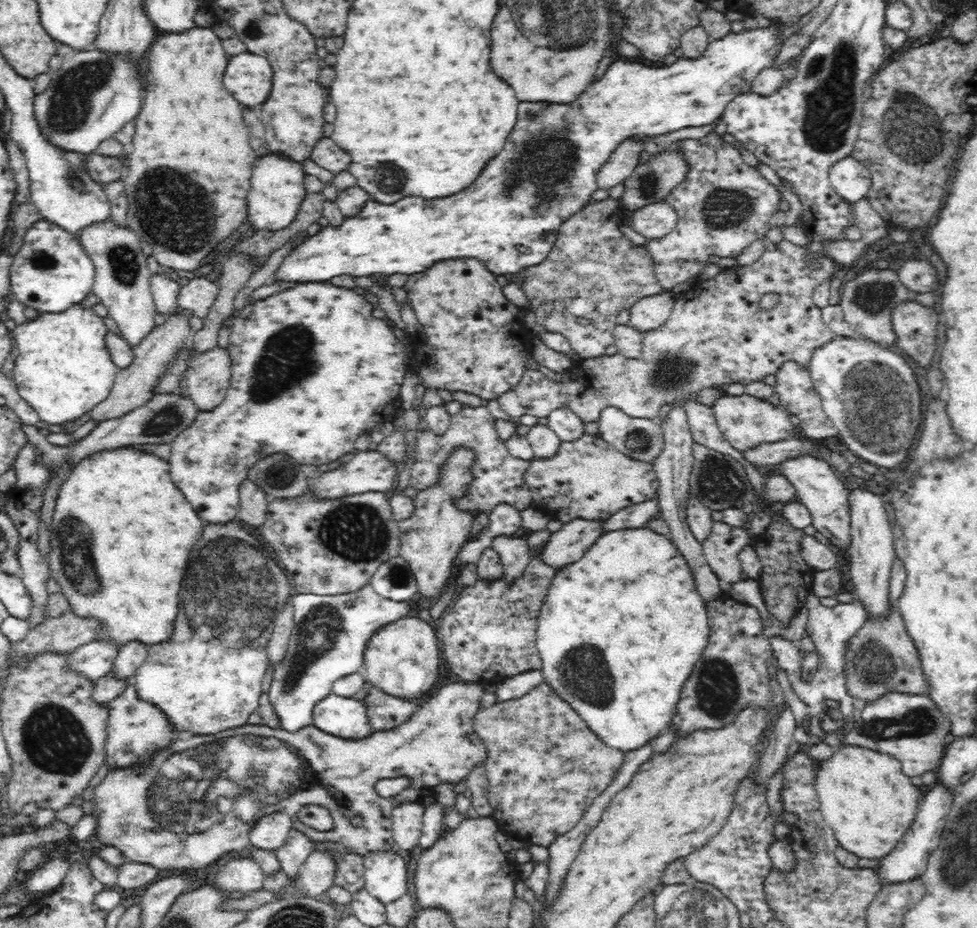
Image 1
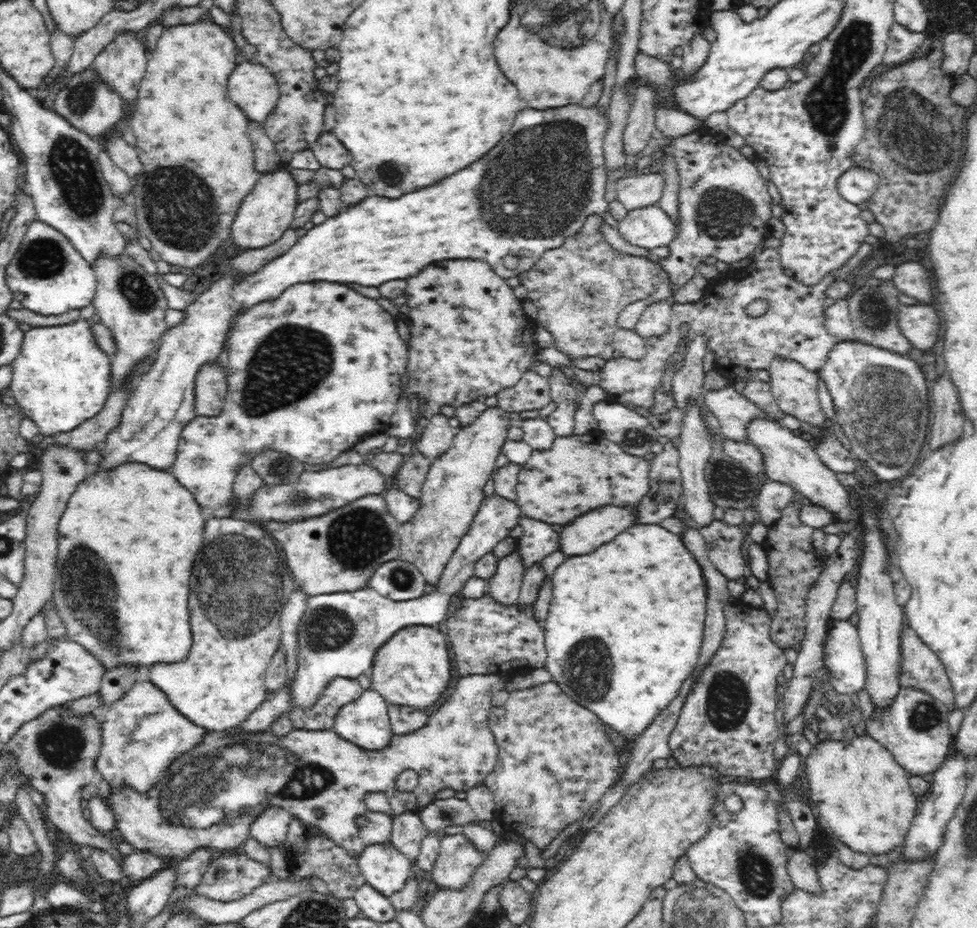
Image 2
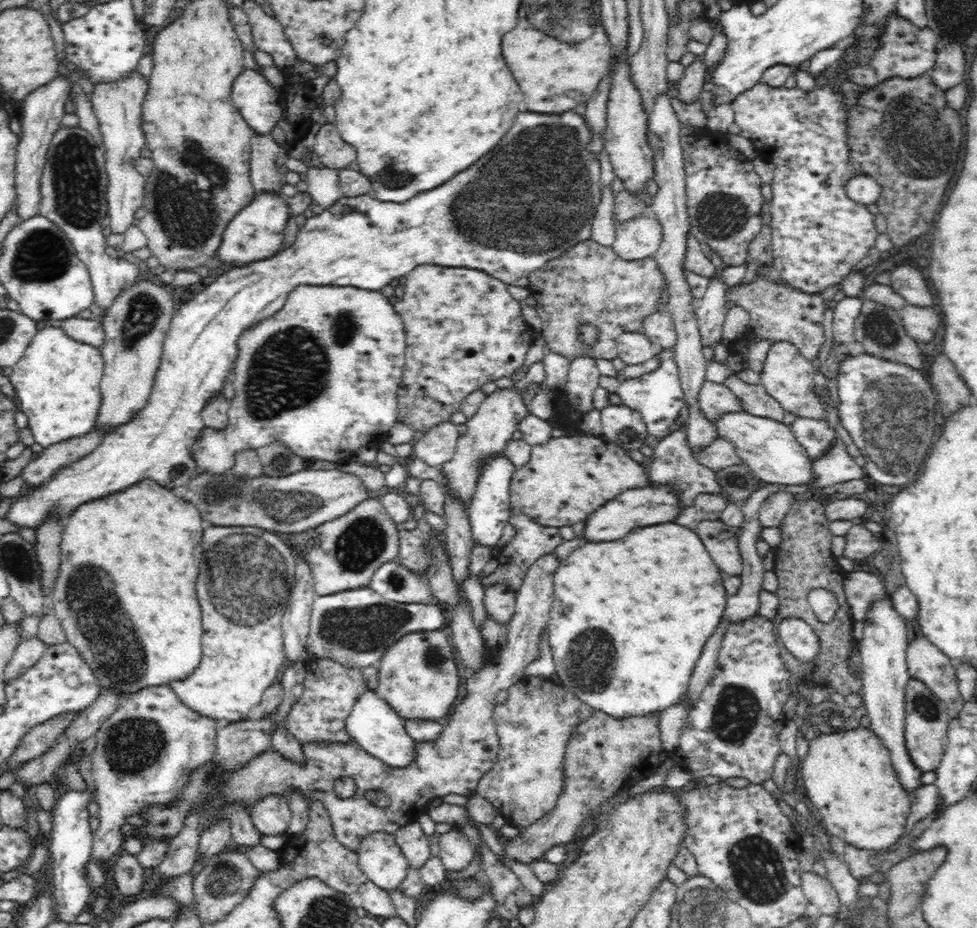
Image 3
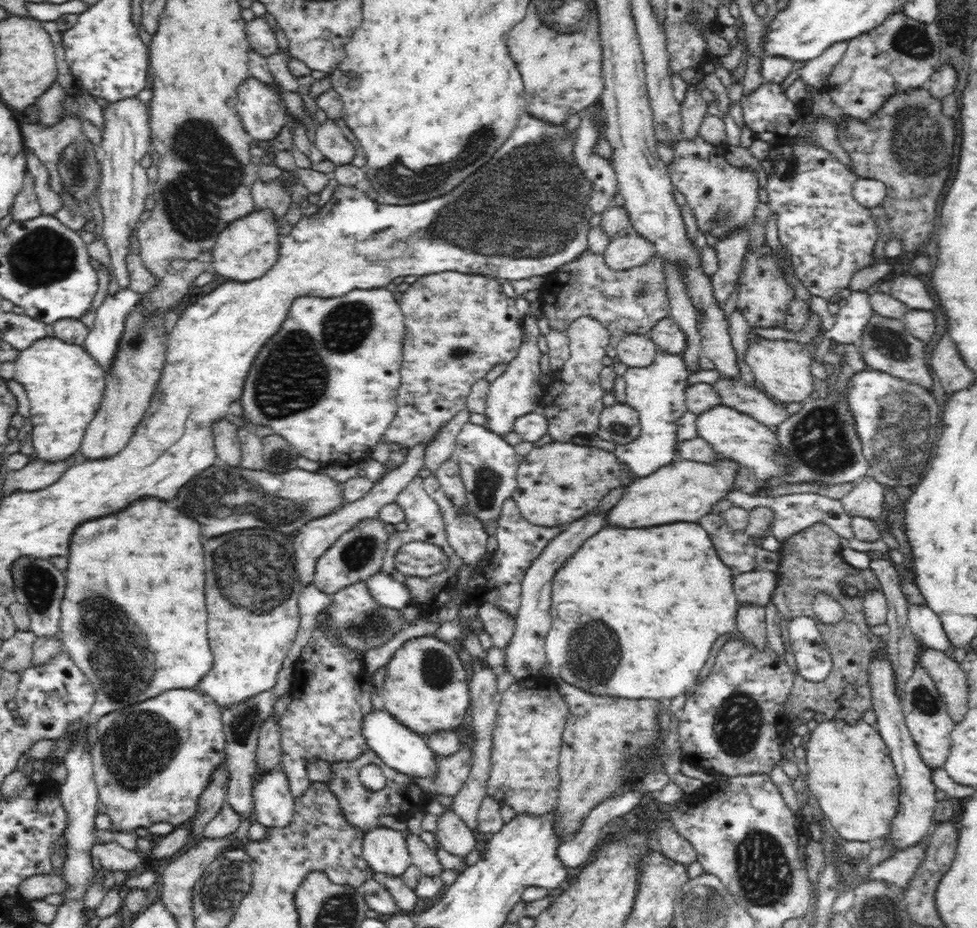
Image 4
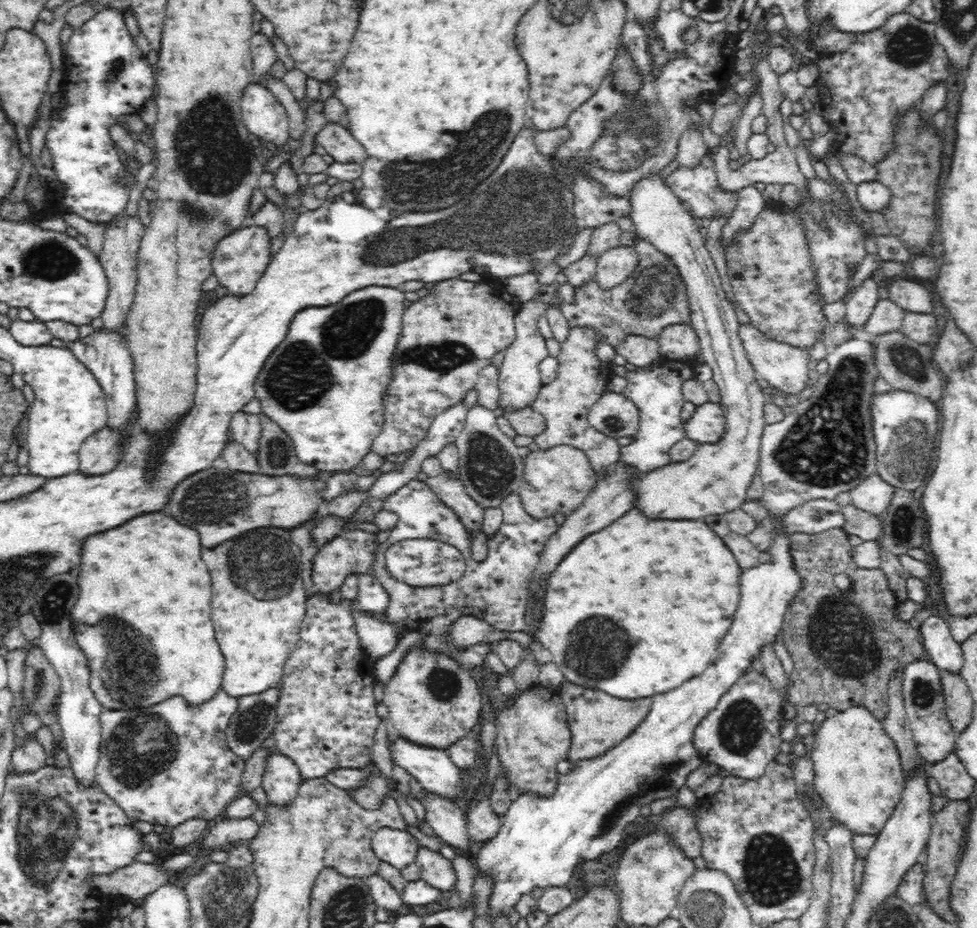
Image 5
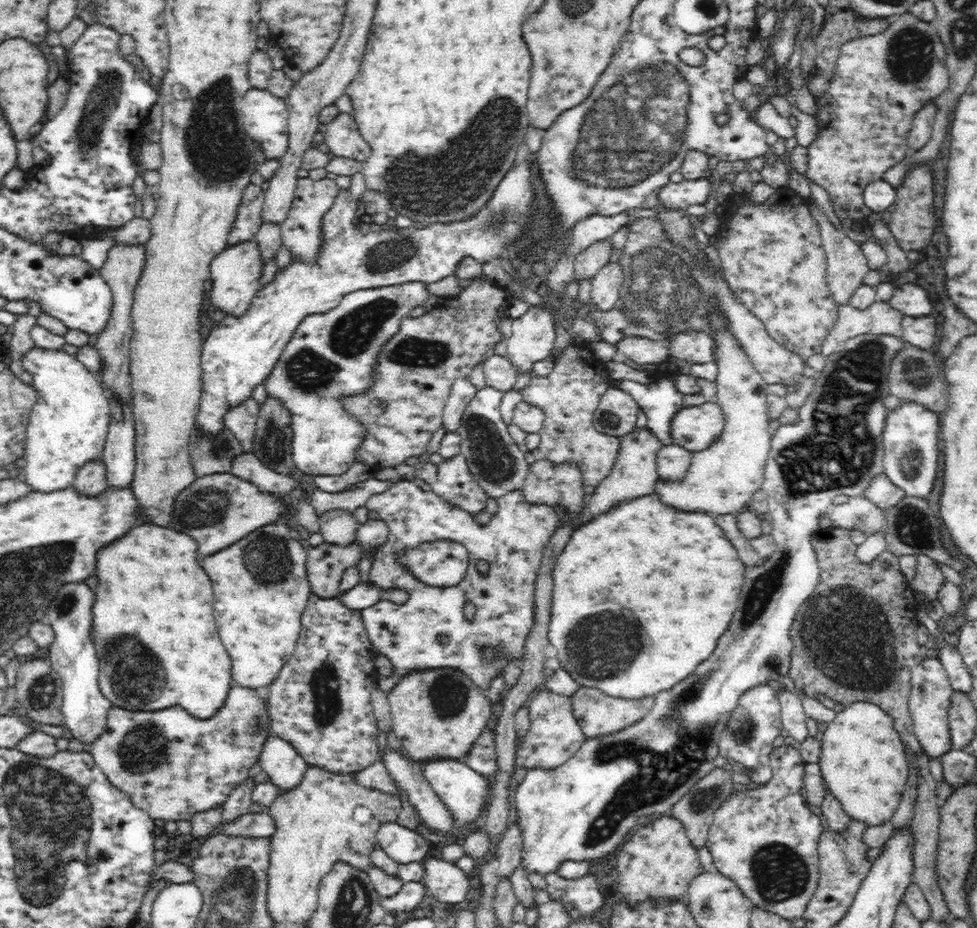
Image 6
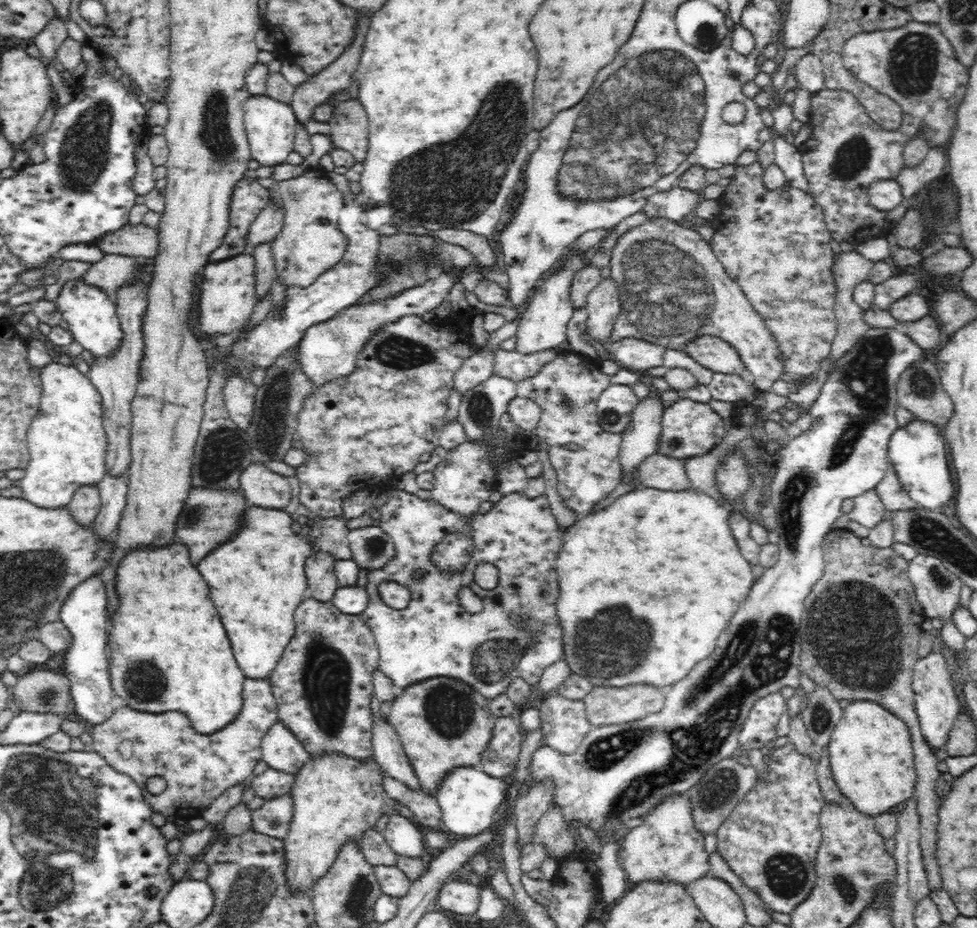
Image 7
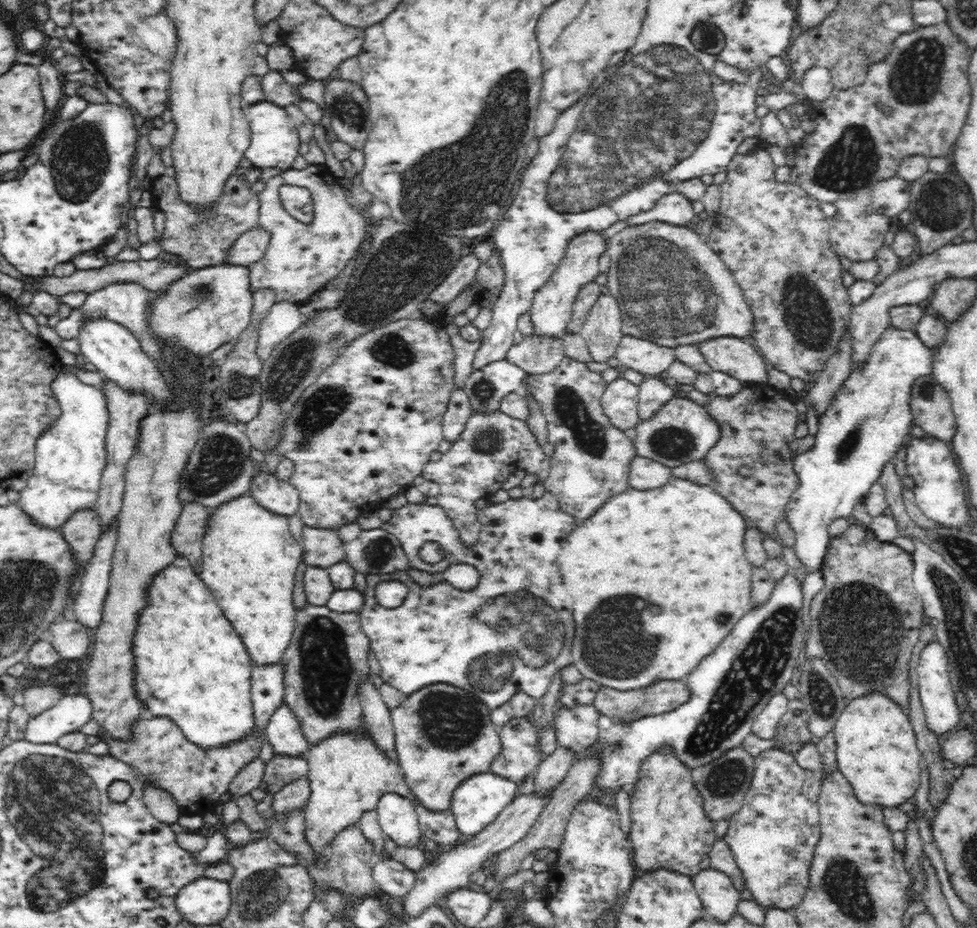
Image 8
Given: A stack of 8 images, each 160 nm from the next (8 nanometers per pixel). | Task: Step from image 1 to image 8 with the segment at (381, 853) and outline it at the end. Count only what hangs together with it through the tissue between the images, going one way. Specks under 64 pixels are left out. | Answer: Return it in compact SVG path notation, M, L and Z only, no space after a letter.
M388 792L381 796L375 811L381 830L397 846L414 848L420 844L423 833L420 831L418 815L410 798Z

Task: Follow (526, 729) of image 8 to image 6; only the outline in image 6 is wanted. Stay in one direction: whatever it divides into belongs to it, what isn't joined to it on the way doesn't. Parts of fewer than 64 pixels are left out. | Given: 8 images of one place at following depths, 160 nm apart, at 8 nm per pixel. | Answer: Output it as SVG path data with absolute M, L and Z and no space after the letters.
M493 724L473 742L472 748L461 758L462 763L466 763L482 775L494 774L497 769L495 731Z

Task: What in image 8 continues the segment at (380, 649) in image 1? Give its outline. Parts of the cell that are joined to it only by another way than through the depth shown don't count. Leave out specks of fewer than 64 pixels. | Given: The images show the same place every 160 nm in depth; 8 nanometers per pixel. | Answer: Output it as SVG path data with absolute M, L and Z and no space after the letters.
M448 684L428 685L407 696L396 708L391 709L394 725L394 746L397 762L404 770L408 788L422 806L432 811L450 811L454 789L470 776L490 772L489 766L501 749L501 740L491 721L491 709L482 700L456 686Z

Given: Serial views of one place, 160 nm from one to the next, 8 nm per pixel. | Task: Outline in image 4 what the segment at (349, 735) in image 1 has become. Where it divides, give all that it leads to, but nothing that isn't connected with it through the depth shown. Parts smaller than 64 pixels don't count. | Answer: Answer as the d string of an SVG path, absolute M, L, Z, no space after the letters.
M372 709L366 713L362 719L361 731L369 750L395 771L414 777L435 775L437 769L435 752L426 744L422 736L400 723L388 711Z

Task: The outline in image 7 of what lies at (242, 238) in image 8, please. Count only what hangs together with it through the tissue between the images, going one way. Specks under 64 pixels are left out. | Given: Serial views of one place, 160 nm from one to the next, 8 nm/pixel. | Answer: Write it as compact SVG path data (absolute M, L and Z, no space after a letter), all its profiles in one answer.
M268 200L266 208L252 222L246 236L246 252L250 252L257 244L271 242L282 230L285 213L283 208L275 206Z

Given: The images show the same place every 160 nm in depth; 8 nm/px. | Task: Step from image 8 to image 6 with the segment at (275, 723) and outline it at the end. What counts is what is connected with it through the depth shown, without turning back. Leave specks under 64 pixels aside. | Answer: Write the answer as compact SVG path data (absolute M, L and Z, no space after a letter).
M279 736L265 741L259 763L262 770L268 774L269 781L280 791L298 786L309 767L298 751Z

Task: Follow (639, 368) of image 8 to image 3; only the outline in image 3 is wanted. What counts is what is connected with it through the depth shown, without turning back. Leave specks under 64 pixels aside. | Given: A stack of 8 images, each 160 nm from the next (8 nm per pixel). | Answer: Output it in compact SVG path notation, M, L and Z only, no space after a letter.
M623 332L616 338L620 360L626 364L642 364L656 356L655 345L647 339L646 335L634 332Z

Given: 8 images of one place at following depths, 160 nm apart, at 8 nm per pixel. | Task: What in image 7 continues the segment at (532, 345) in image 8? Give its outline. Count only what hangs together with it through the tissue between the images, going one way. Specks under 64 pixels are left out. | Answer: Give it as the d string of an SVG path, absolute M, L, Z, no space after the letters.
M558 349L534 354L520 354L514 350L497 350L493 362L493 374L509 378L517 383L529 376L534 376L546 363L557 358L561 352Z

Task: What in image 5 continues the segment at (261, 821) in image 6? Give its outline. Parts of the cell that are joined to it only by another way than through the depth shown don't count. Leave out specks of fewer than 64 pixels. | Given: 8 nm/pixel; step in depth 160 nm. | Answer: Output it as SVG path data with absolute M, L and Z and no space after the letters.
M251 817L216 820L203 836L203 847L199 851L226 849L237 841L249 841L256 837L258 830L260 826Z

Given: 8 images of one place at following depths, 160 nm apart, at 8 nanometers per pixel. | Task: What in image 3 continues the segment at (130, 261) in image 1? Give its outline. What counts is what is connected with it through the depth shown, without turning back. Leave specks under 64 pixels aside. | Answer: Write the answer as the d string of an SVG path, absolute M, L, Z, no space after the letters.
M138 279L127 289L122 289L114 299L114 302L103 314L103 329L105 332L104 345L100 348L105 367L100 382L102 404L98 412L98 418L94 429L102 431L104 436L111 433L117 426L129 421L137 412L144 408L149 399L154 376L158 370L160 359L164 352L164 339L170 330L174 316L174 300L166 288L154 284L150 280Z

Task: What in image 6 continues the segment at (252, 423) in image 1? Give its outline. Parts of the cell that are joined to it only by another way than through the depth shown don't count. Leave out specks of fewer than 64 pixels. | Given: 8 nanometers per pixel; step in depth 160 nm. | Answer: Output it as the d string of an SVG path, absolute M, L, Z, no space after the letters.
M424 282L397 284L392 287L367 288L342 297L336 308L322 314L306 316L296 327L294 336L265 380L267 396L277 398L290 413L293 432L292 460L302 473L340 476L352 466L356 452L366 436L366 427L342 407L342 398L358 396L372 384L372 372L378 354L397 334L401 320L416 306L422 306L430 292Z

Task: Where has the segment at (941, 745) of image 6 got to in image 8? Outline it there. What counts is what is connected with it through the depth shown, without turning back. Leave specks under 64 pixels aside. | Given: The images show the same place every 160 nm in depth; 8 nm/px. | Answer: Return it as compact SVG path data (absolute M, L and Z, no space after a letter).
M932 641L921 650L917 671L919 674L919 699L925 714L928 728L936 735L946 735L960 722L960 710L954 699L954 690L948 678L948 659L945 648Z

